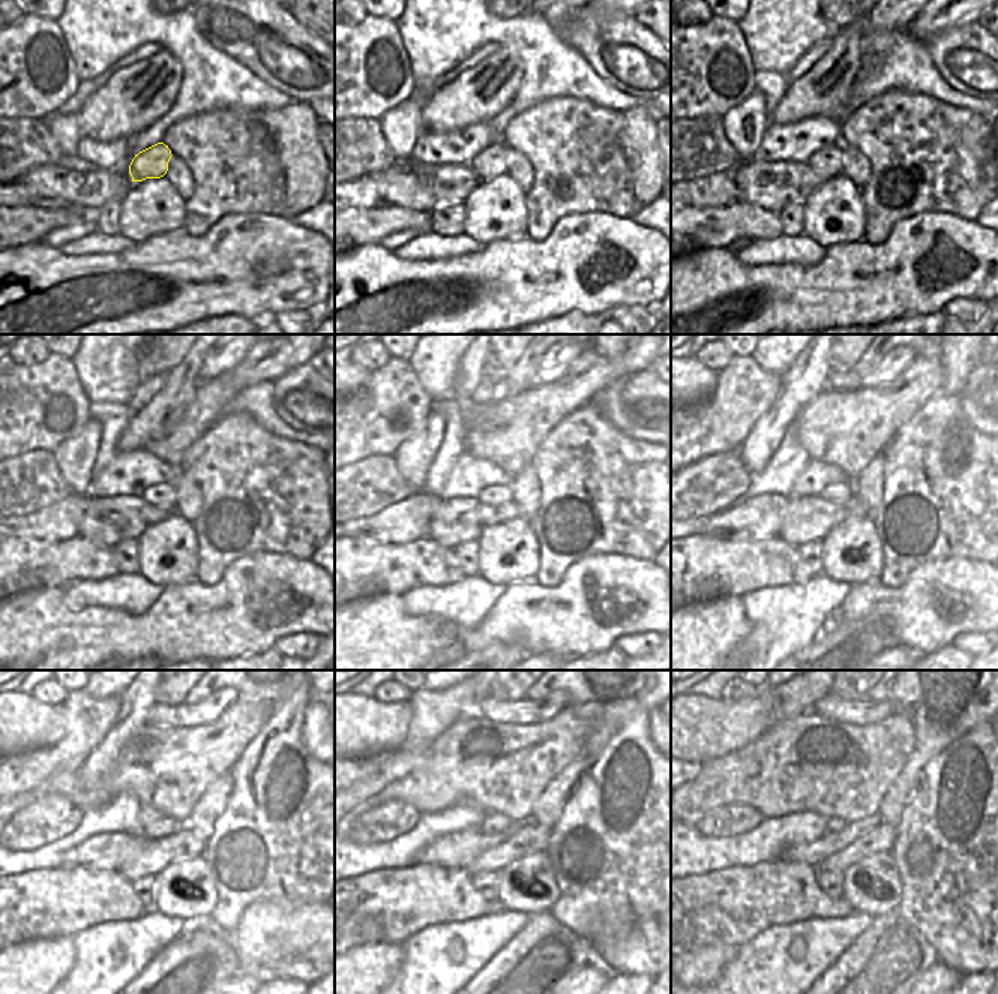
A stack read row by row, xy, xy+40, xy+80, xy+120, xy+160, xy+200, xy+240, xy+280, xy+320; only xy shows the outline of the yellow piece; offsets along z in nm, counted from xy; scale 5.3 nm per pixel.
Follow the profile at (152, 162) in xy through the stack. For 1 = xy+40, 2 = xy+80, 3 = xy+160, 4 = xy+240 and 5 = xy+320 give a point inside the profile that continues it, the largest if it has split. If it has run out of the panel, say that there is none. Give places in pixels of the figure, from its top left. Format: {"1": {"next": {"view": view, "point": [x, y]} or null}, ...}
{"1": {"next": {"view": "xy+40", "point": [491, 162]}}, "2": {"next": {"view": "xy+80", "point": [827, 162]}}, "3": {"next": {"view": "xy+160", "point": [497, 494]}}, "4": {"next": {"view": "xy+240", "point": [164, 826]}}, "5": {"next": {"view": "xy+320", "point": [833, 823]}}}

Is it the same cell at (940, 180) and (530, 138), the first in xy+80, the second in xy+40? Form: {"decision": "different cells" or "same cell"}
{"decision": "same cell"}

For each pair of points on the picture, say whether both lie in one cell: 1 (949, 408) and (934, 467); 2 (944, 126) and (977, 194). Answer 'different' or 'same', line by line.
1: same
2: same

